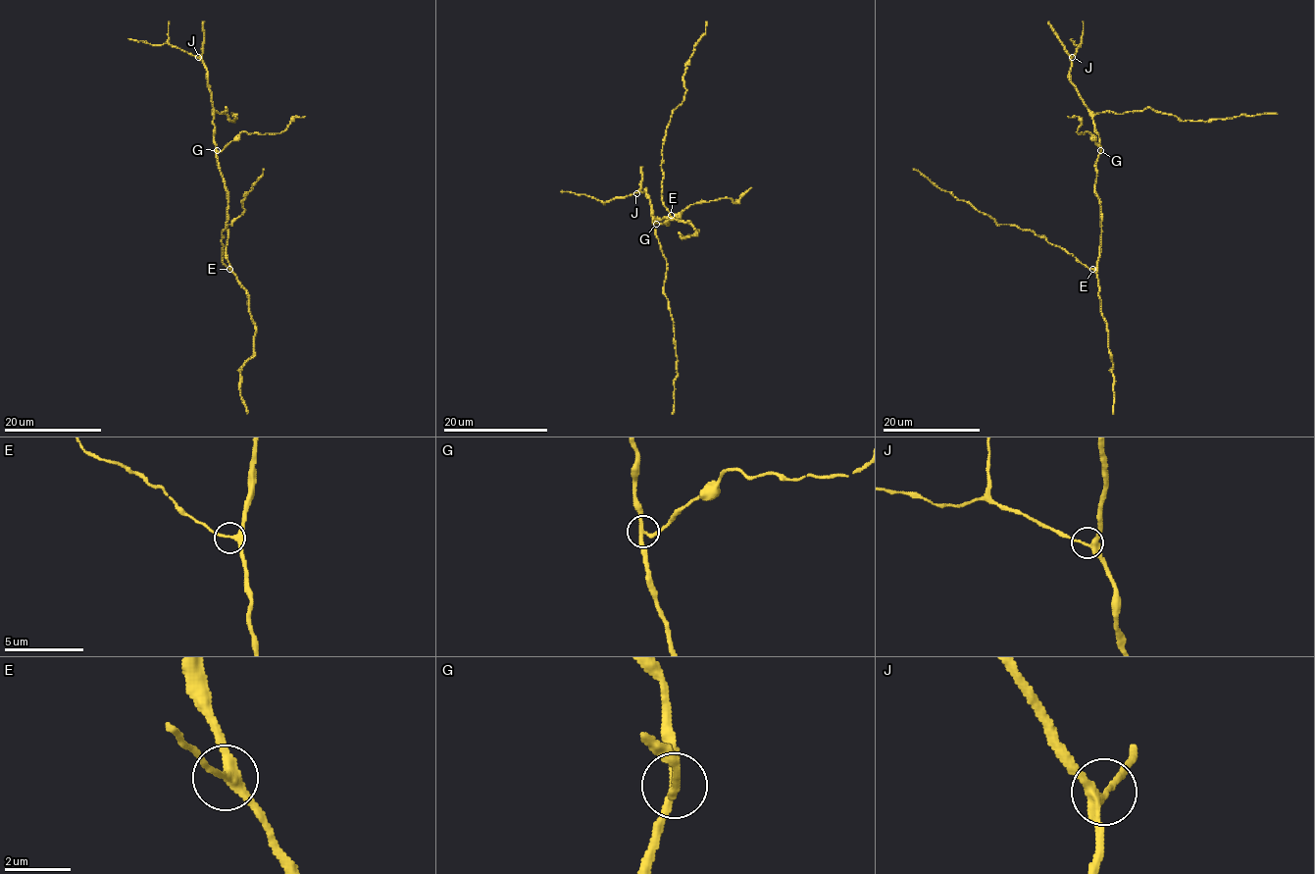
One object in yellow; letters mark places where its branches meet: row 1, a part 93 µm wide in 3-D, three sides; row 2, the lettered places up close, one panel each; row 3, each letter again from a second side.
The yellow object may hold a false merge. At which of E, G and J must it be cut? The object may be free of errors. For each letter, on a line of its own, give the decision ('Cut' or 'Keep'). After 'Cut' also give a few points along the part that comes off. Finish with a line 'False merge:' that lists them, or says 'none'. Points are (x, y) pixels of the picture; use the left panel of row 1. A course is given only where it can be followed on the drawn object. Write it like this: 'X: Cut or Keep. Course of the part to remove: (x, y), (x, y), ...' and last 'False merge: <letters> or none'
E: Keep
G: Cut. Course of the part to remove: (217, 150), (222, 151), (242, 132), (280, 133), (295, 116), (305, 116)
J: Keep
False merge: G

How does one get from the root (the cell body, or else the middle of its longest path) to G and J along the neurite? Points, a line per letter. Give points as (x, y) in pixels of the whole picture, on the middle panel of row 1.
G: (668, 223), (667, 218), (656, 223)
J: (668, 223), (667, 218), (655, 223), (645, 190), (636, 193)

